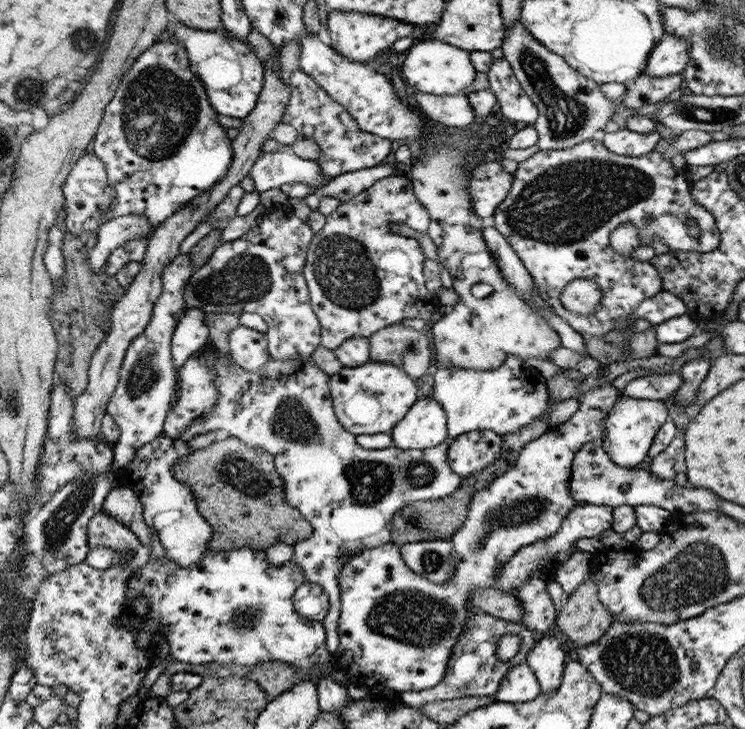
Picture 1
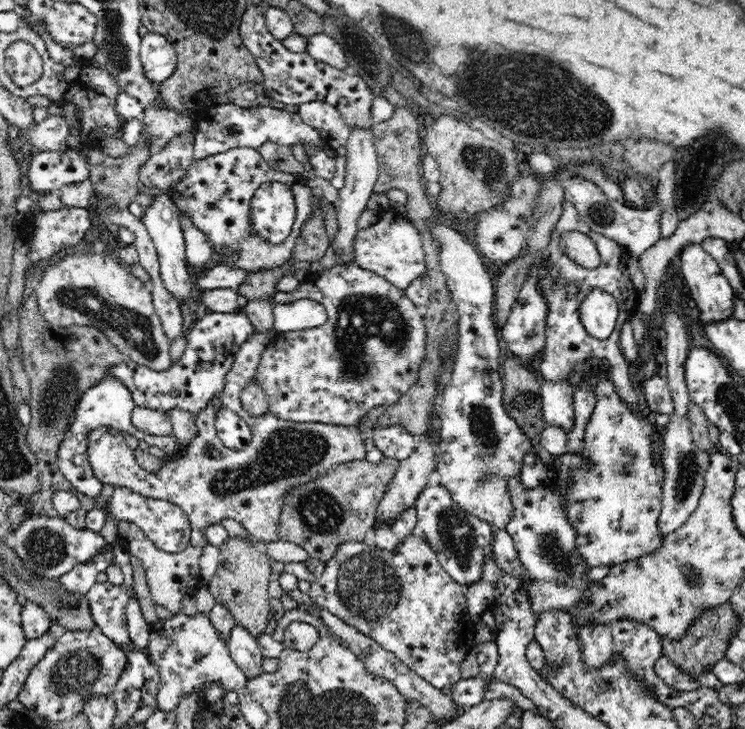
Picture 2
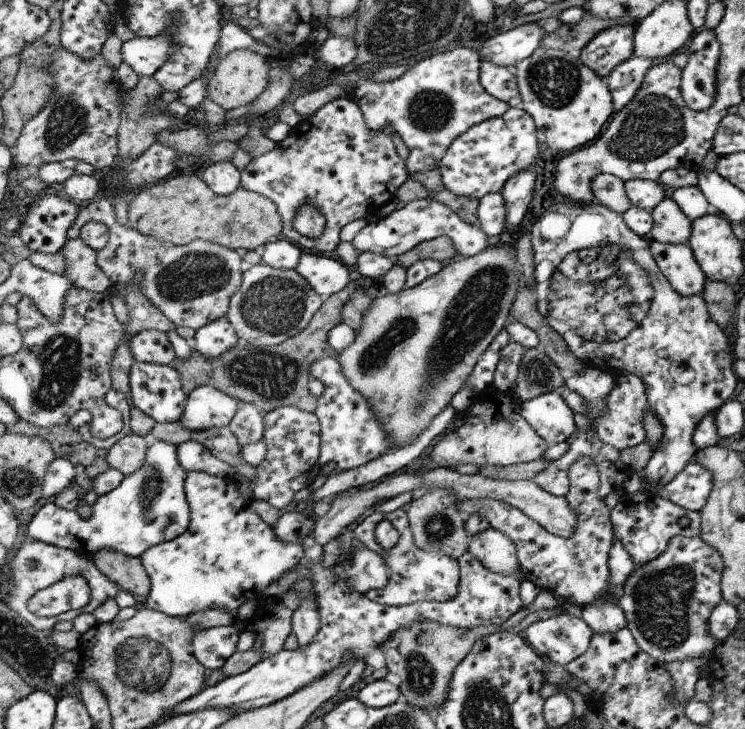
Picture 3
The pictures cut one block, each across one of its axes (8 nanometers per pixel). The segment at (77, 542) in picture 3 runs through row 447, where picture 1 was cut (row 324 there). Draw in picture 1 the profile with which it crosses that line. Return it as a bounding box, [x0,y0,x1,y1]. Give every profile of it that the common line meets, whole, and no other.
[109,254,193,467]

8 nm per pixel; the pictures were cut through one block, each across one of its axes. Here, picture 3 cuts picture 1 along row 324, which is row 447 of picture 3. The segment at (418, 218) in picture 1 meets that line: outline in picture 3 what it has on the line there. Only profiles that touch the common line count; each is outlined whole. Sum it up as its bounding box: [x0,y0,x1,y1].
[310,357,397,476]

